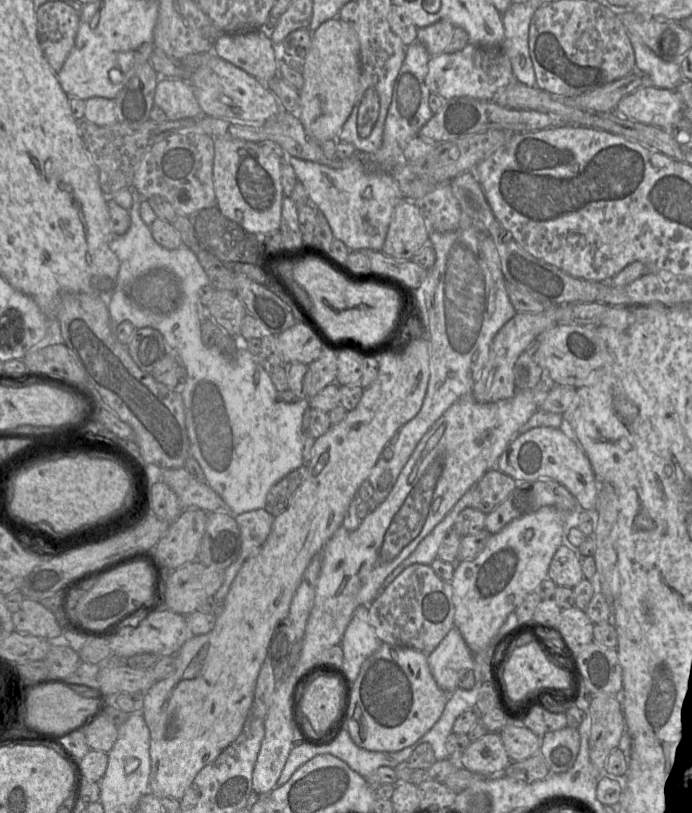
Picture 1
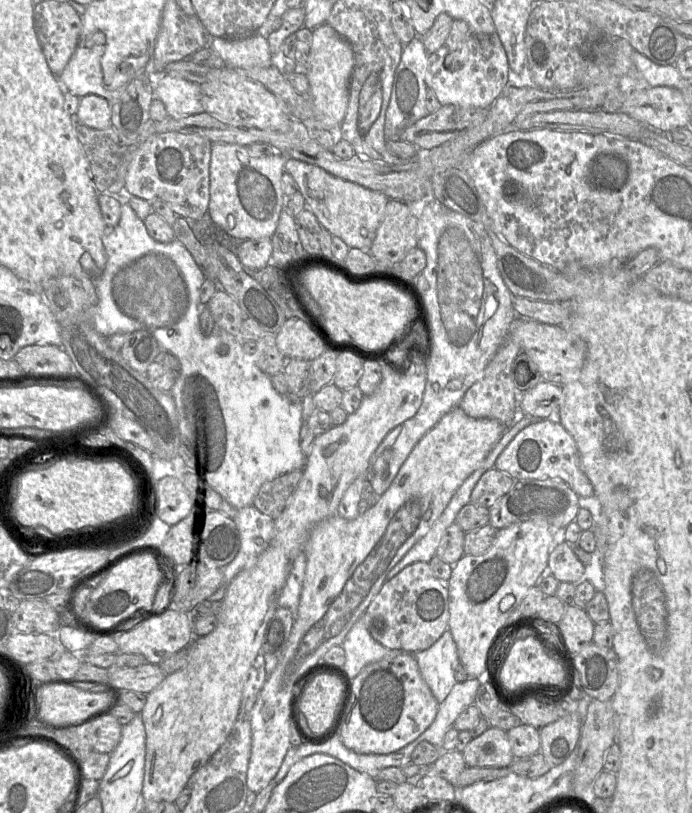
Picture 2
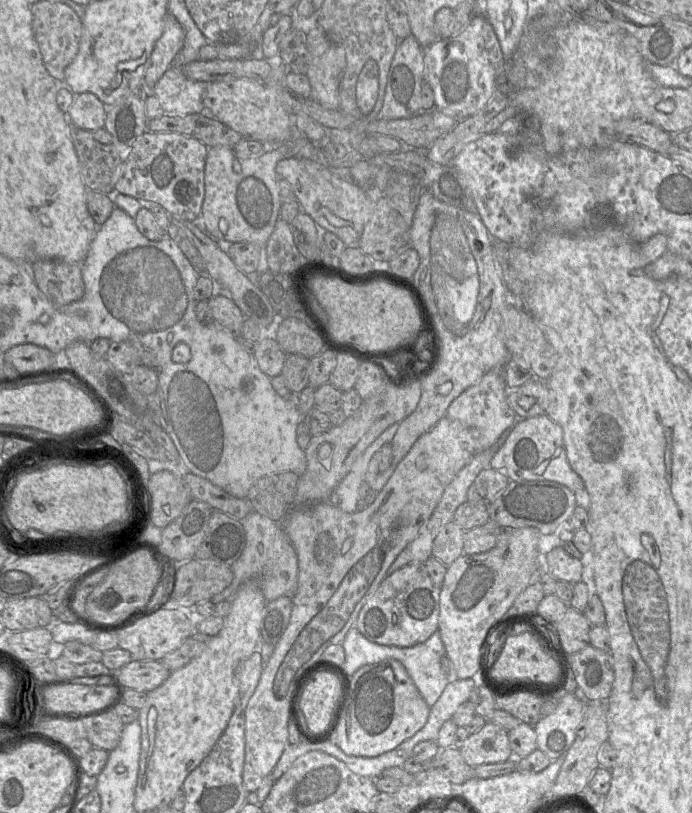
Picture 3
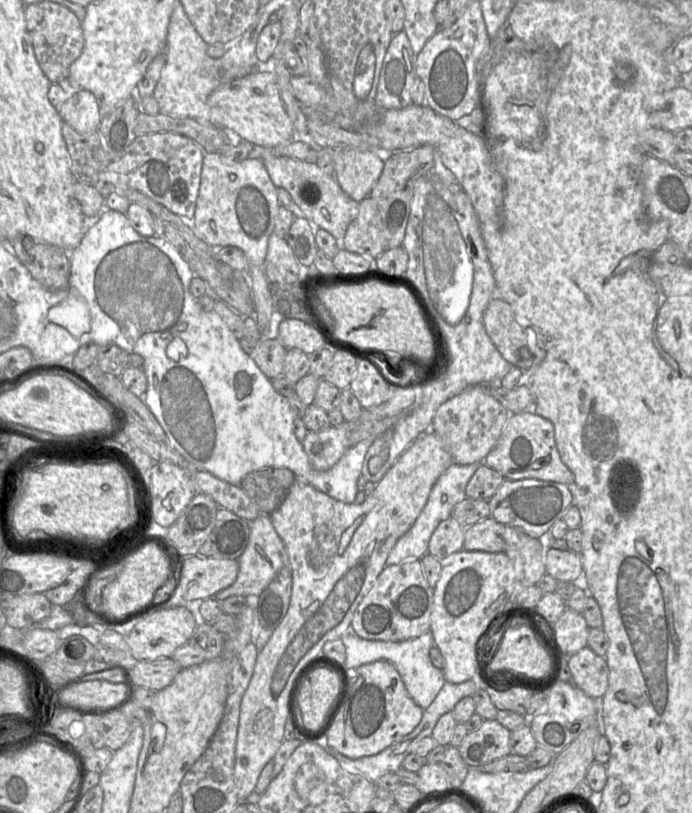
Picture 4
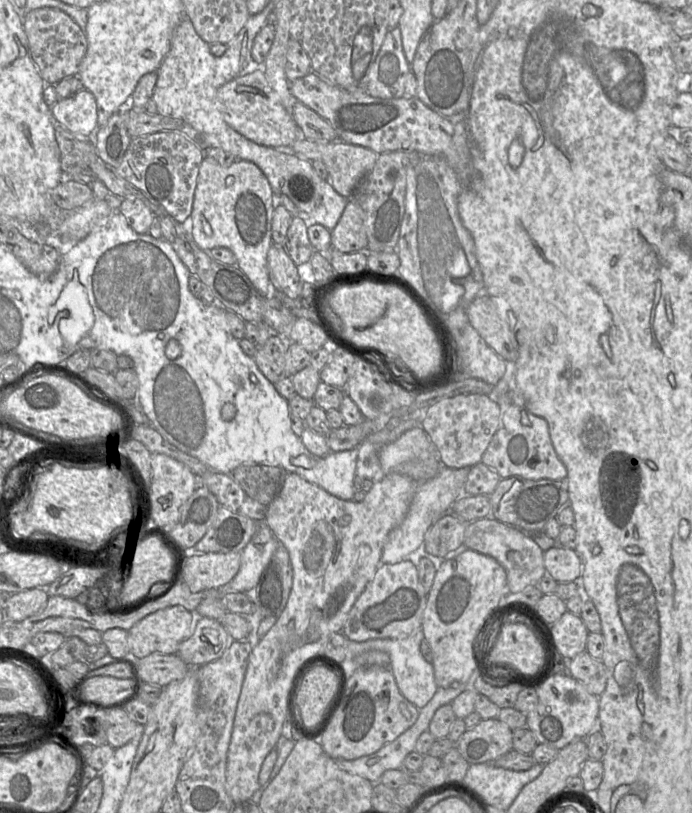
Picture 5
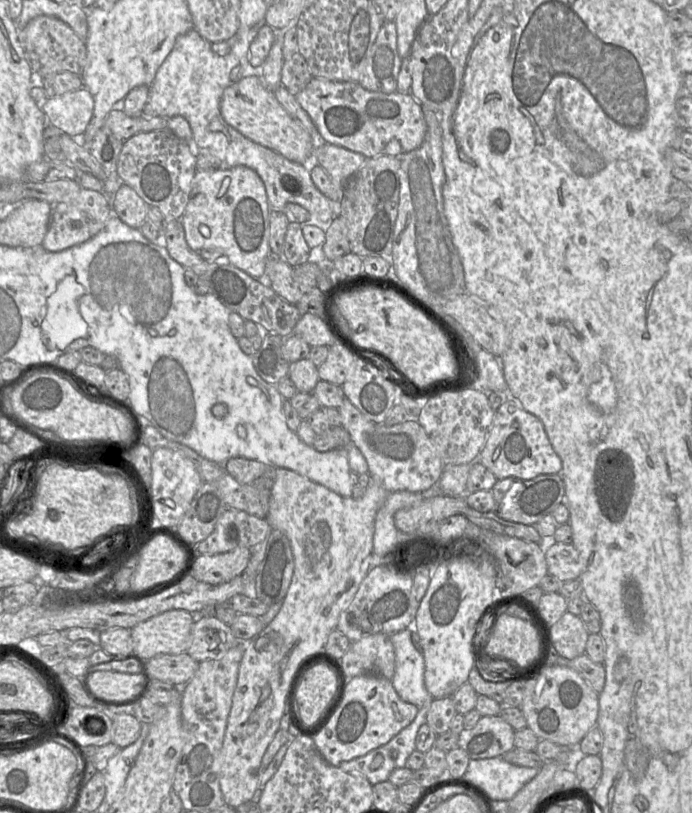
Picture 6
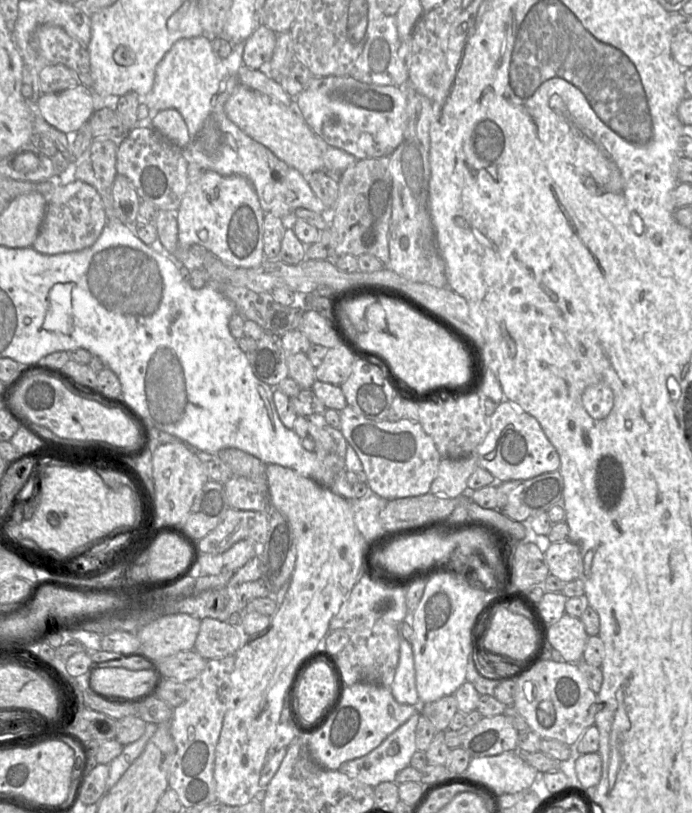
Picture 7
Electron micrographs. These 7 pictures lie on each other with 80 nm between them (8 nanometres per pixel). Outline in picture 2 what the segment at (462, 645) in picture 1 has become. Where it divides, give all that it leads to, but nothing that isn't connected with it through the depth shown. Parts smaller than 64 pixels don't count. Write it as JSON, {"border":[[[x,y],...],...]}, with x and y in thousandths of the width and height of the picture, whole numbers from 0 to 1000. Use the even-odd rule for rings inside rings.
{"border":[[[646,774],[621,797],[598,808],[610,834],[636,866],[660,840],[656,828],[665,817],[652,777]]]}

